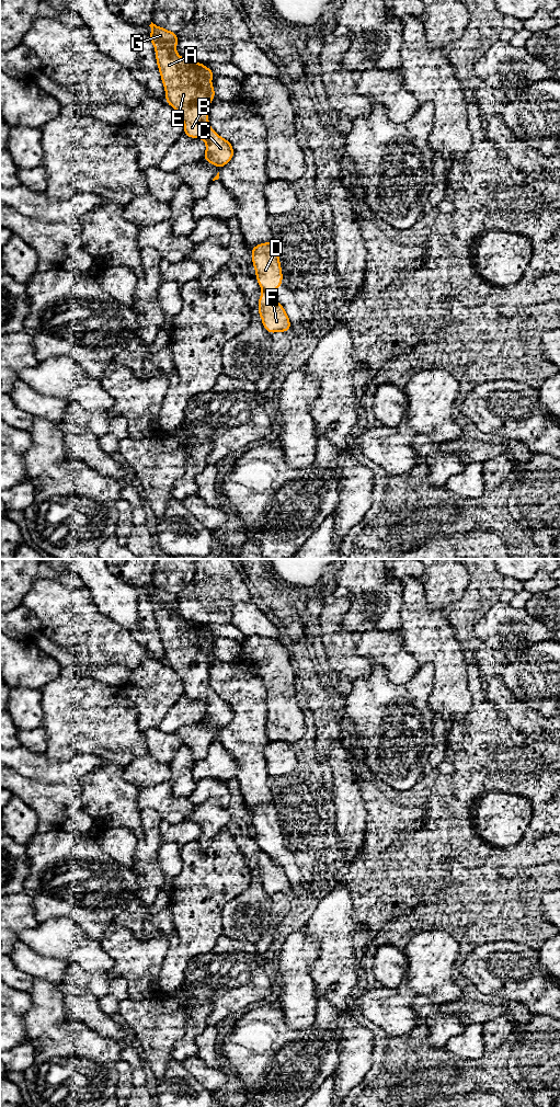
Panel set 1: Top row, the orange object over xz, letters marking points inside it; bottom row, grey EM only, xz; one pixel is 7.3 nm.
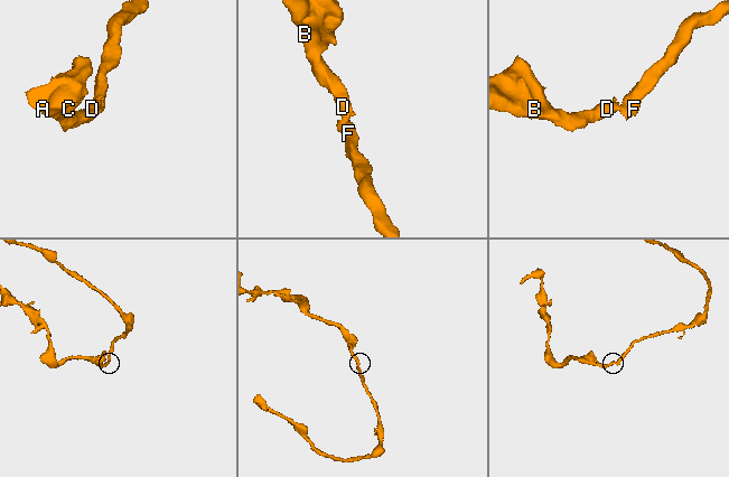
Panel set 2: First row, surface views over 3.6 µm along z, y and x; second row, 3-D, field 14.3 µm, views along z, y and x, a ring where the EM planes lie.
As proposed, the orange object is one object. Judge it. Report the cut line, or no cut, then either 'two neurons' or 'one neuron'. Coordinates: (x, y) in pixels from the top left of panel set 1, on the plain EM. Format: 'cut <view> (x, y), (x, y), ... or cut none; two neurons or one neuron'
cut xz (263, 852), (269, 855); two neurons

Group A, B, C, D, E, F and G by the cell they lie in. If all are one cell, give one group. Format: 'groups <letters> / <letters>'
groups A B C D E G / F

